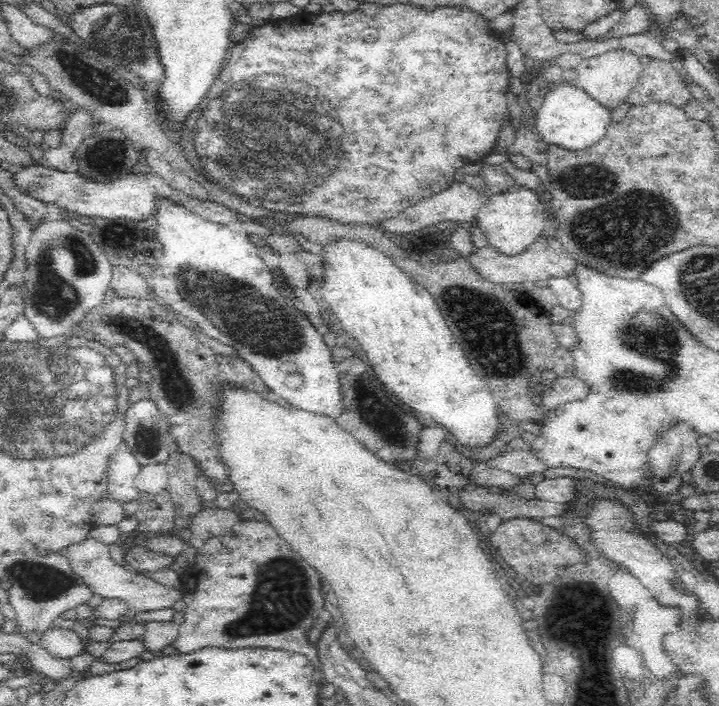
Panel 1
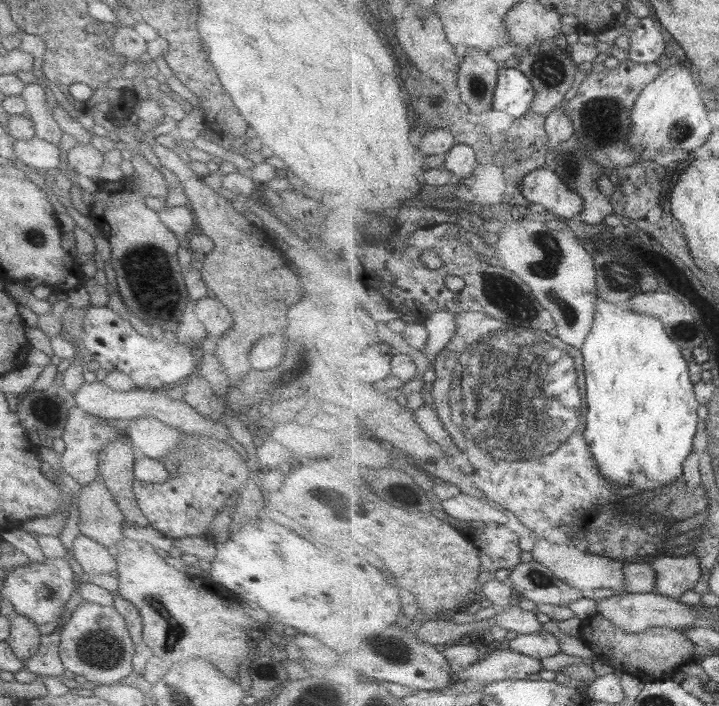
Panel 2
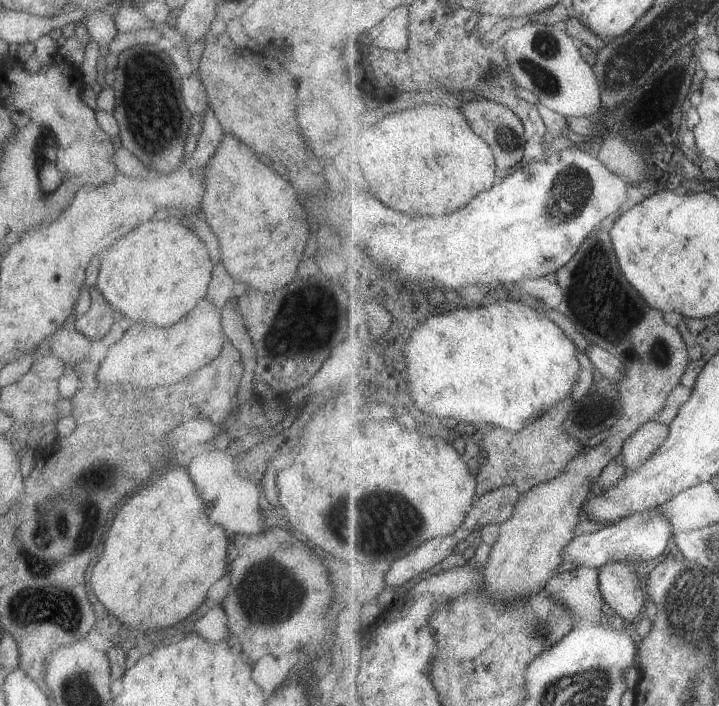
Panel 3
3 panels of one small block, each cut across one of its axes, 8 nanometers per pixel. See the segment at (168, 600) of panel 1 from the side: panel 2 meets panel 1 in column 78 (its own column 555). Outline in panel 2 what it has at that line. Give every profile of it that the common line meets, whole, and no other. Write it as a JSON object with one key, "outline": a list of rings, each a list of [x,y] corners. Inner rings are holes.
{"outline":[[[535,539],[534,549],[531,551],[533,560],[541,562],[546,568],[549,568],[557,579],[567,582],[567,585],[584,593],[587,597],[592,590],[600,588],[611,589],[616,594],[625,591],[625,563],[601,556],[591,552],[581,552],[577,547],[567,547],[565,544],[554,544],[549,540]]]}

